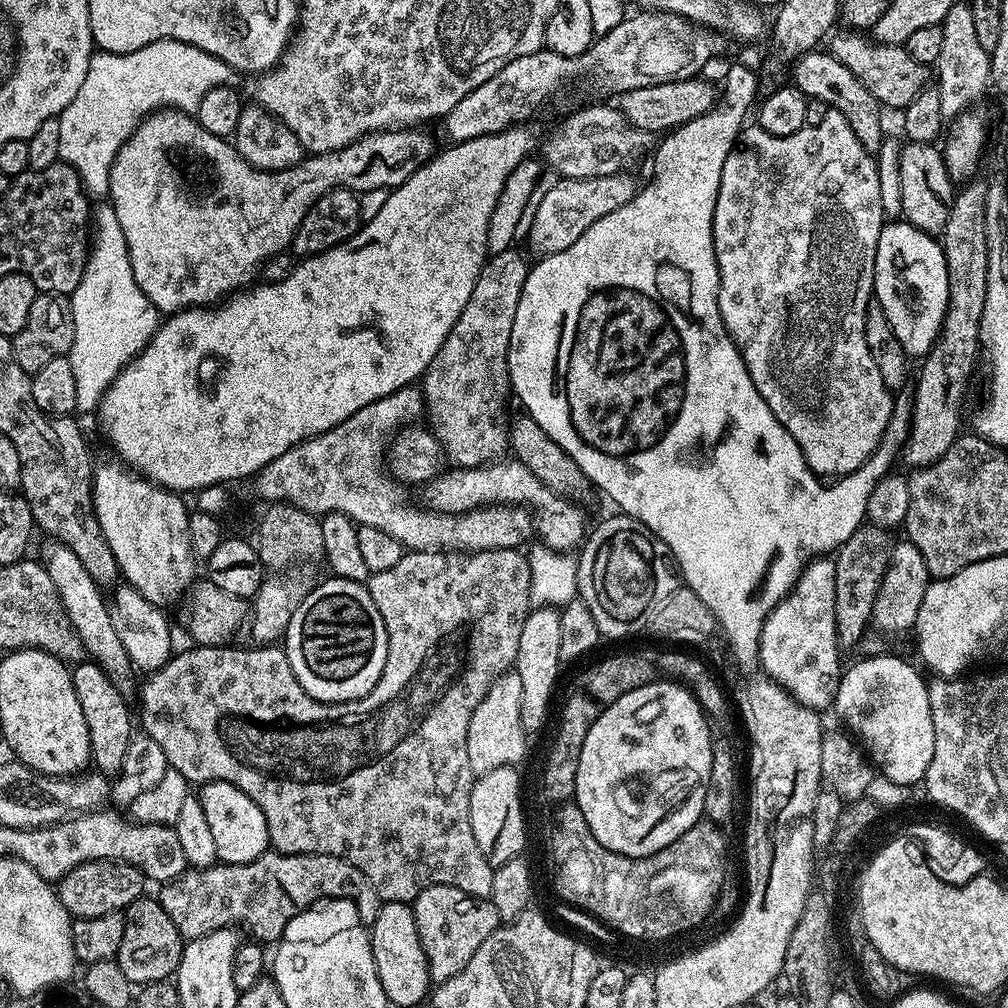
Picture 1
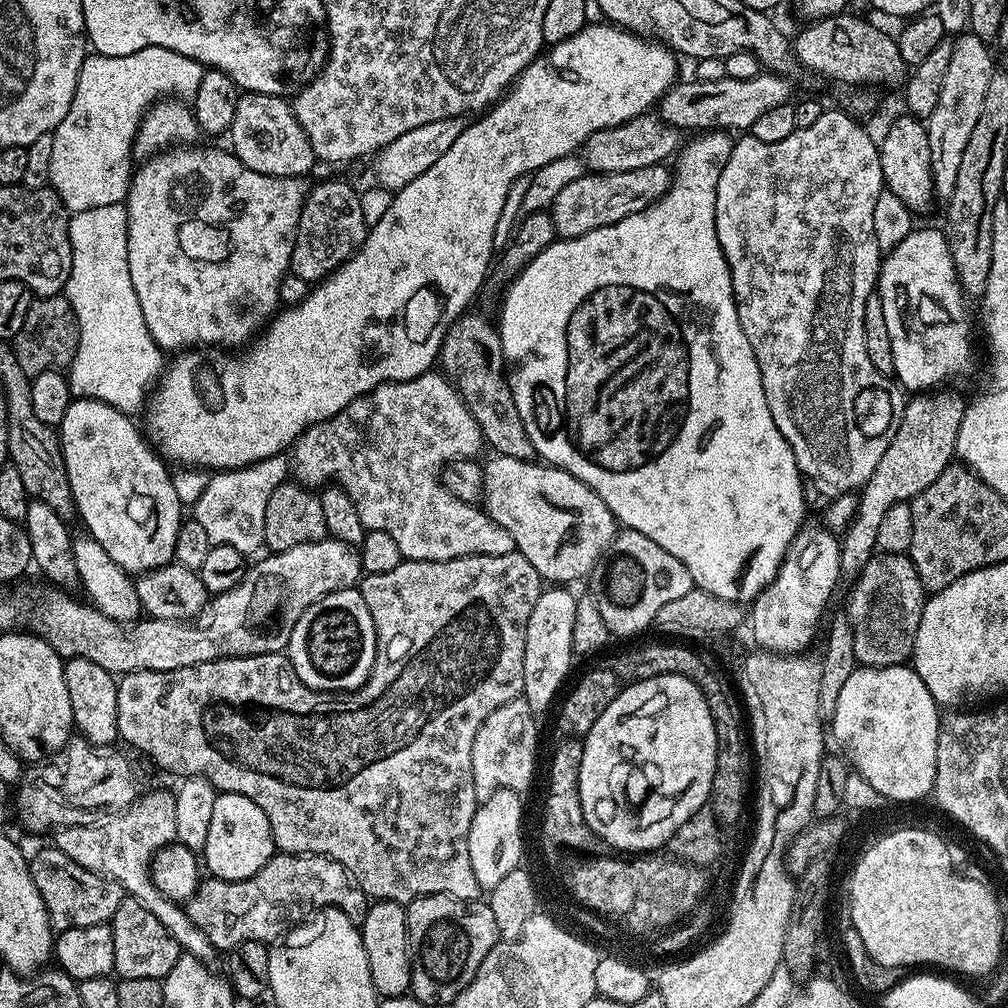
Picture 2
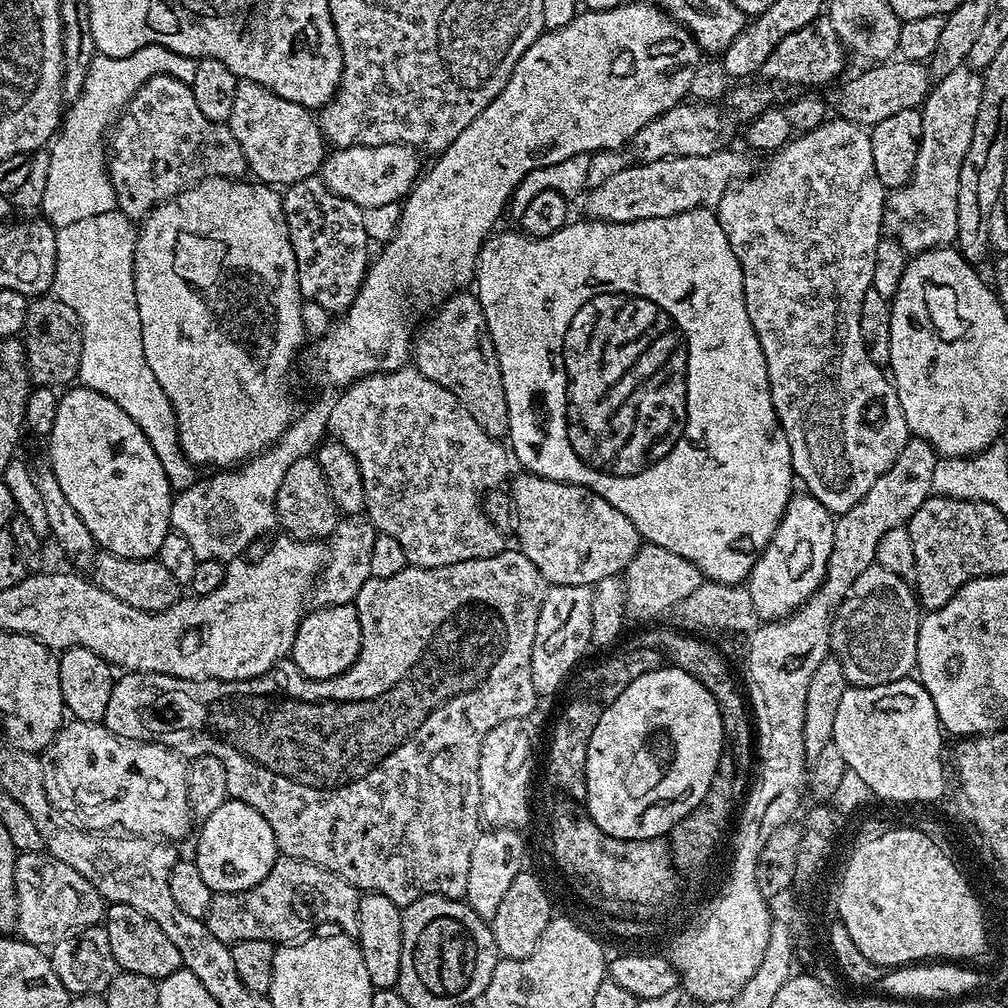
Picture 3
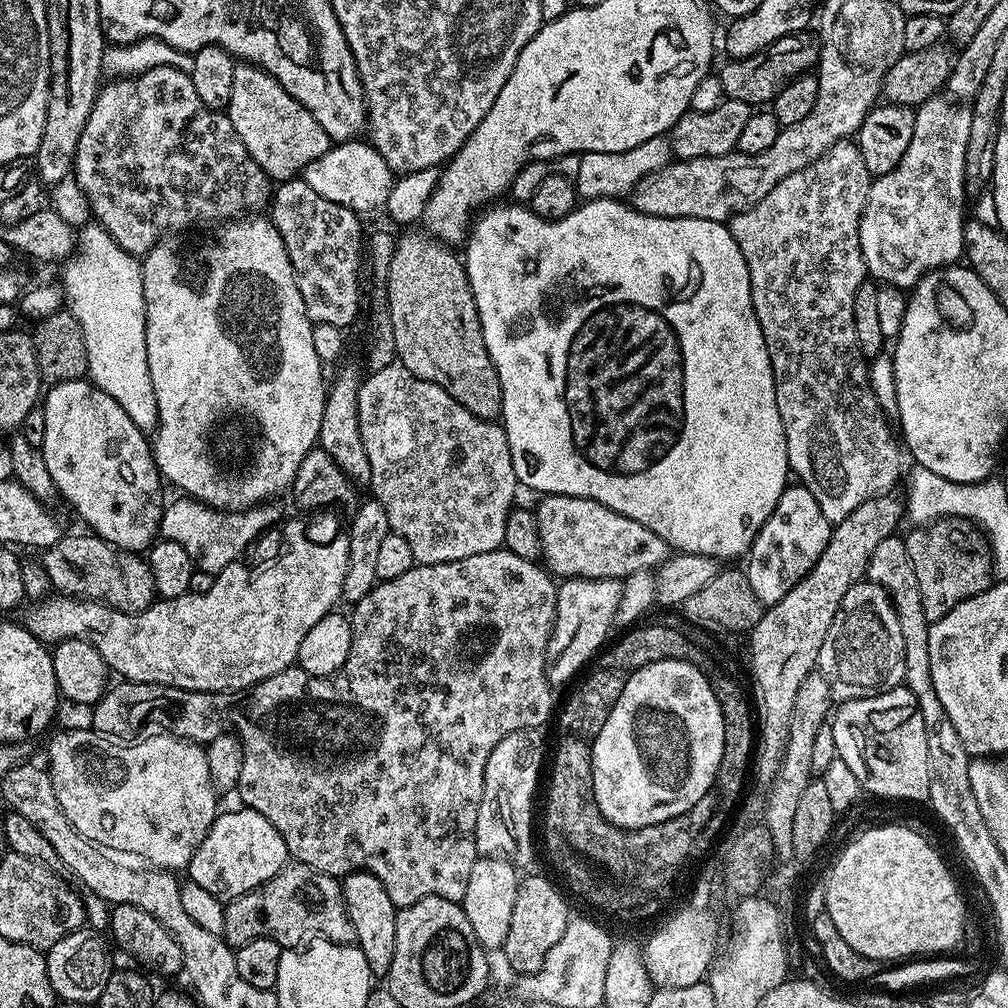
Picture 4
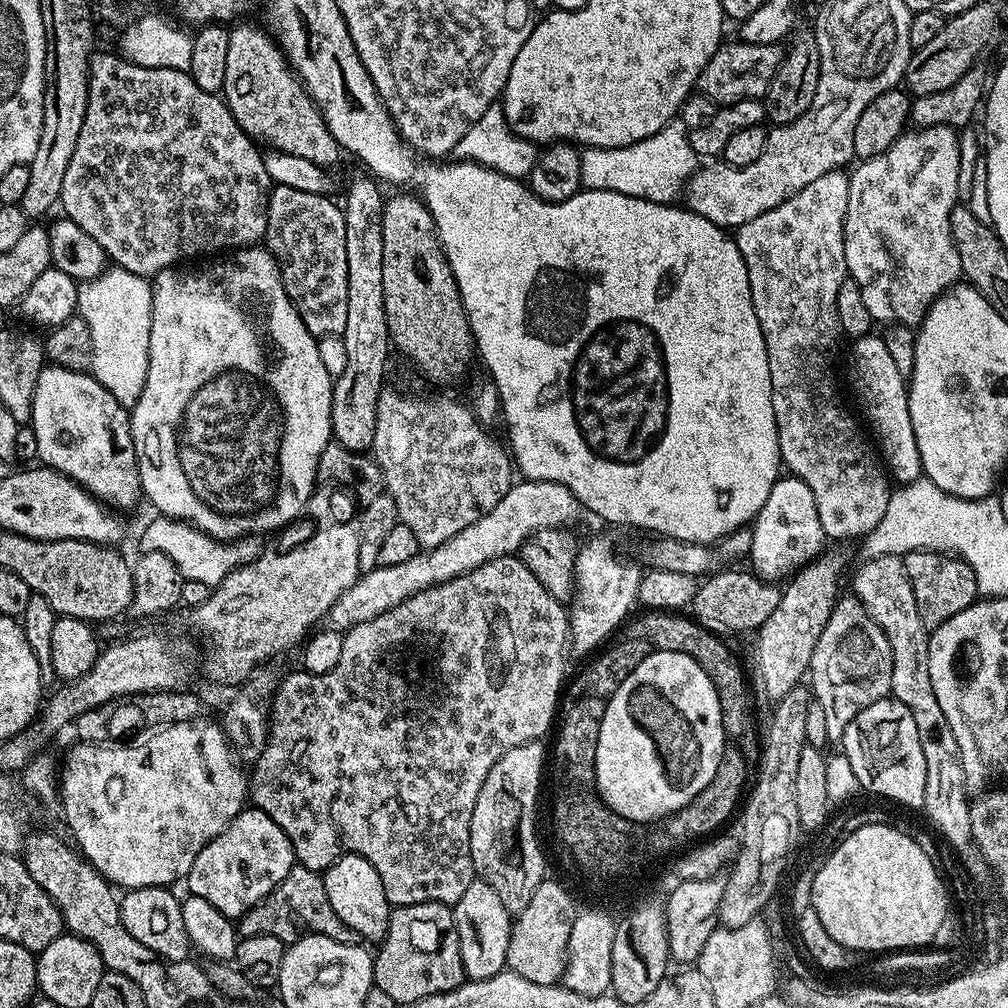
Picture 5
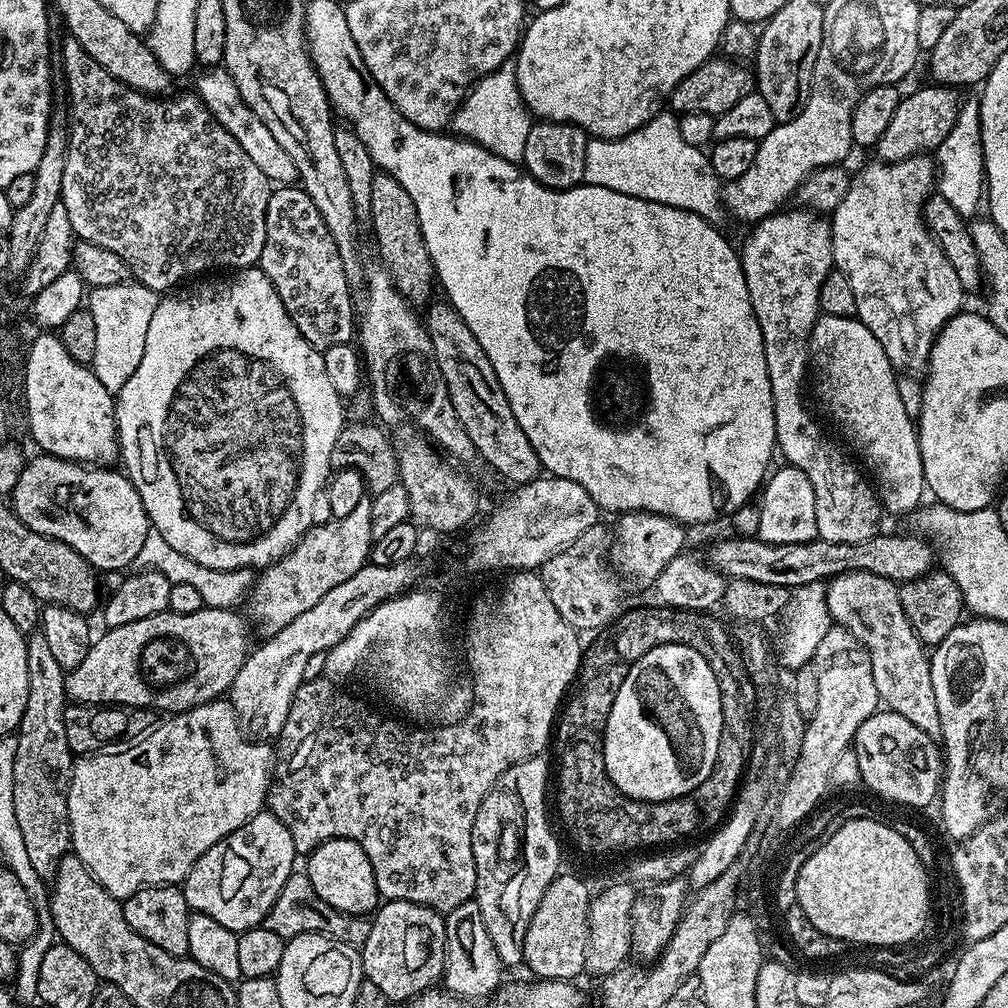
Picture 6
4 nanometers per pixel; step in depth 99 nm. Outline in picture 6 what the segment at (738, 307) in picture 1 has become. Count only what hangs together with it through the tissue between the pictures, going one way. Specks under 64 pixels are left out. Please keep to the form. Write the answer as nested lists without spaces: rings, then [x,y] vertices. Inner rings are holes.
[[[781,210],[773,212],[771,216],[765,220],[755,221],[751,225],[752,233],[744,240],[744,245],[739,245],[740,265],[744,271],[746,278],[746,290],[750,290],[750,302],[754,306],[754,314],[758,318],[758,326],[762,330],[762,342],[766,350],[766,370],[770,374],[770,394],[774,398],[774,426],[776,427],[776,448],[785,456],[787,463],[793,468],[802,470],[802,474],[806,474],[806,478],[810,478],[810,486],[814,486],[814,514],[818,518],[818,530],[816,531],[819,539],[826,542],[838,542],[839,544],[857,544],[858,542],[866,542],[870,538],[874,538],[880,531],[880,516],[882,517],[882,505],[879,496],[876,495],[875,487],[870,483],[869,477],[864,476],[844,457],[845,449],[835,444],[822,429],[816,425],[814,417],[808,413],[808,408],[804,405],[804,396],[800,391],[804,388],[804,380],[806,384],[806,373],[810,368],[808,359],[808,340],[812,336],[812,328],[816,325],[816,320],[821,316],[820,311],[820,291],[822,290],[822,282],[827,278],[829,272],[833,271],[832,262],[832,226],[831,223],[823,215],[817,214],[811,210],[799,210],[800,212],[787,212]]]

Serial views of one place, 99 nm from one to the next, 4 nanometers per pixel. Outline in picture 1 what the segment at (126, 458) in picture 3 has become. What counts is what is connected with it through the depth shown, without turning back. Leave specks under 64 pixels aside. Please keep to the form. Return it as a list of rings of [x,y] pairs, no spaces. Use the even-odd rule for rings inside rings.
[[[123,463],[95,465],[92,473],[92,505],[98,518],[98,526],[102,526],[102,534],[110,546],[116,559],[117,569],[129,585],[132,585],[150,602],[159,606],[167,606],[172,598],[183,597],[186,590],[194,583],[192,571],[198,567],[190,546],[190,530],[188,518],[190,508],[183,504],[181,497],[175,492],[153,484],[151,479],[142,478],[140,473]]]

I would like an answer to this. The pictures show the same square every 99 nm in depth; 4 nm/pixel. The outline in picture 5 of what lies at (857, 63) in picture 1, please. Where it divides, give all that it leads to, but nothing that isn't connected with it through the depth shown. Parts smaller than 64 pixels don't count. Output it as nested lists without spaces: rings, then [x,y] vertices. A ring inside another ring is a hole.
[[[721,43],[710,58],[710,62],[706,62],[700,77],[696,79],[699,95],[710,98],[718,106],[763,98],[768,93],[770,82],[782,59],[780,44],[735,43]]]

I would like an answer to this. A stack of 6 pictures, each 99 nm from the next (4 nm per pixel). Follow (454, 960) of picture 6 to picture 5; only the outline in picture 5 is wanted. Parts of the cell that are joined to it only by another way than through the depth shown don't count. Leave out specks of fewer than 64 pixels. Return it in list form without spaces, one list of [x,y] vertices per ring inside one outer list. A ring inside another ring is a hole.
[[[473,879],[472,884],[466,886],[466,894],[462,894],[462,898],[458,898],[458,902],[452,908],[452,917],[460,939],[465,977],[470,980],[485,980],[505,971],[506,950],[512,933],[513,919],[494,889],[482,879]]]

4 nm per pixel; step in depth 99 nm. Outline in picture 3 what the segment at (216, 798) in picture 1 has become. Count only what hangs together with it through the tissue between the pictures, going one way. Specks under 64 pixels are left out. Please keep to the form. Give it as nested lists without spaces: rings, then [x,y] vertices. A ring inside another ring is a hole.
[[[228,799],[210,818],[199,825],[200,837],[196,840],[194,859],[198,866],[198,874],[210,886],[213,894],[218,892],[241,892],[253,888],[258,882],[270,874],[274,862],[278,859],[278,849],[274,830],[270,830],[270,822],[258,814],[241,800]]]

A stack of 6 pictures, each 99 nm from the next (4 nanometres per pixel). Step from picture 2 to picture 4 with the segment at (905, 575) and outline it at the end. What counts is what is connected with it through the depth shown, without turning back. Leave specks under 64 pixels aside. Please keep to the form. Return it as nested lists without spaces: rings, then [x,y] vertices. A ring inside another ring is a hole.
[[[863,580],[846,592],[822,642],[817,671],[826,678],[837,703],[877,696],[904,684],[904,643],[896,607],[884,588]]]

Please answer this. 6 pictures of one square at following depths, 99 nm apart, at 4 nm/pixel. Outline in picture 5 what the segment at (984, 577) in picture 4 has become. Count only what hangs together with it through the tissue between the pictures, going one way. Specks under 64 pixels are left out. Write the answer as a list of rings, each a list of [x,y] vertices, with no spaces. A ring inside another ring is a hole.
[[[907,552],[902,559],[914,590],[914,602],[918,602],[918,615],[925,628],[931,630],[942,626],[942,622],[950,622],[954,614],[976,603],[978,593],[974,570],[970,570],[968,563],[959,556],[943,552]]]

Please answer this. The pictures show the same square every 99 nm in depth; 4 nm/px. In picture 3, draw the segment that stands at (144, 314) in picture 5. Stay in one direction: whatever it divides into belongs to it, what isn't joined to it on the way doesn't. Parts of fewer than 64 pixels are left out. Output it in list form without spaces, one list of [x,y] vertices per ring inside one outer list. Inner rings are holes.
[[[120,209],[96,214],[75,217],[60,226],[56,233],[55,278],[52,283],[55,295],[60,297],[82,322],[82,362],[80,363],[79,383],[83,387],[94,390],[110,402],[122,406],[130,418],[146,434],[150,446],[154,446],[154,454],[158,454],[158,462],[162,462],[162,470],[166,470],[168,481],[173,489],[189,488],[198,479],[197,469],[185,458],[180,449],[180,432],[176,429],[176,415],[172,409],[170,398],[158,386],[158,378],[154,378],[154,370],[150,370],[150,362],[146,362],[146,354],[142,354],[142,326],[138,318],[138,302],[134,294],[133,256],[136,253],[138,235],[135,223]]]

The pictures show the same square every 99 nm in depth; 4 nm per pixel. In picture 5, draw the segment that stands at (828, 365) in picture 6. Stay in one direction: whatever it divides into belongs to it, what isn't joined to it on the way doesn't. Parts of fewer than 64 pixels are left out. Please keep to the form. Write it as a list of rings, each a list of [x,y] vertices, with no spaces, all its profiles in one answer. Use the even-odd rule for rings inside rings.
[[[869,334],[861,336],[855,341],[852,348],[852,372],[856,375],[856,396],[860,399],[860,408],[868,419],[867,427],[872,427],[871,435],[876,435],[875,443],[878,445],[879,455],[883,463],[890,469],[890,476],[893,481],[900,484],[909,484],[911,480],[921,479],[922,469],[920,467],[920,455],[918,454],[918,442],[914,438],[914,426],[910,426],[910,406],[908,405],[908,385],[906,378],[898,371],[898,365],[890,350],[886,350],[886,342],[883,335]]]

